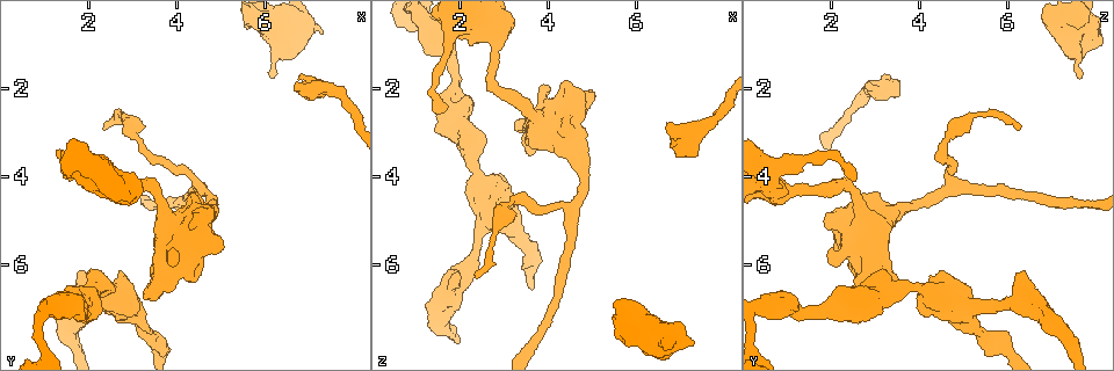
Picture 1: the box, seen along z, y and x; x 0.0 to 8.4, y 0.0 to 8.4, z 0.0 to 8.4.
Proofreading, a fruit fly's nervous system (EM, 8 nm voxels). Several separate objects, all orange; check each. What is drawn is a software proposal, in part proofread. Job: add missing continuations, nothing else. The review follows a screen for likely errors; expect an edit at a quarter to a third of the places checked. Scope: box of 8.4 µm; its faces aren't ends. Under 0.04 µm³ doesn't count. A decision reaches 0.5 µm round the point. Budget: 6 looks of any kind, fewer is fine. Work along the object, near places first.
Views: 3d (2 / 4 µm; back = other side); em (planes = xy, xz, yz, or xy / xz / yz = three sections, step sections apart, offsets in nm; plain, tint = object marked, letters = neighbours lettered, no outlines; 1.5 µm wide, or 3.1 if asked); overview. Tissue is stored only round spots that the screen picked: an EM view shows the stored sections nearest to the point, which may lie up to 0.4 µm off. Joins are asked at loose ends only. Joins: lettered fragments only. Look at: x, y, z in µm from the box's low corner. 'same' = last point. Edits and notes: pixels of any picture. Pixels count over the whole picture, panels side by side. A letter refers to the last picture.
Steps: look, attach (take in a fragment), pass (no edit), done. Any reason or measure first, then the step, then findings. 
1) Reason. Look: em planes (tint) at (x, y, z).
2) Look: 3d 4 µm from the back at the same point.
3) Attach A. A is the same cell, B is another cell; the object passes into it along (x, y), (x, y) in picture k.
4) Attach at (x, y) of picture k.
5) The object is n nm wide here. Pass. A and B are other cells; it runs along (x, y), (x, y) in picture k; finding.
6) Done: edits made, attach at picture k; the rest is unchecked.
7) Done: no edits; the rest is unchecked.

An open end. Look: em planes (letters) at (1.80, 6.15, 6.40).

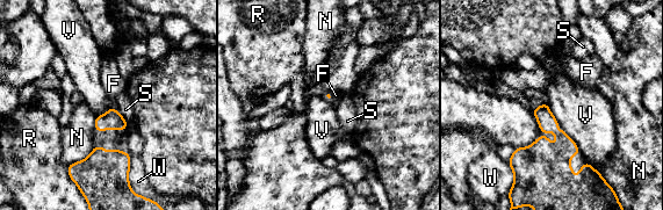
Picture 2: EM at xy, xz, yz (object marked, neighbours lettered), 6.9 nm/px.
Pass. F, N, R, S, V and W are other cells; a border runs along (563, 129), (581, 153) in picture 2; none of them fits.

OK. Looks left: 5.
Free end. Look: em planes (letters) at (6.75, 1.90, 2.75).

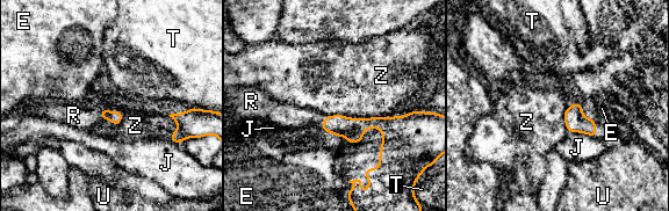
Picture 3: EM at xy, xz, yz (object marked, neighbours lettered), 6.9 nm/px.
Attach R. R is the same cell, E, J, T, U and Z are other cells; the object passes into it along (352, 129), (324, 123), (290, 116) in picture 3; the neuron continues.

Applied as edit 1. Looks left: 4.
Look: overview.

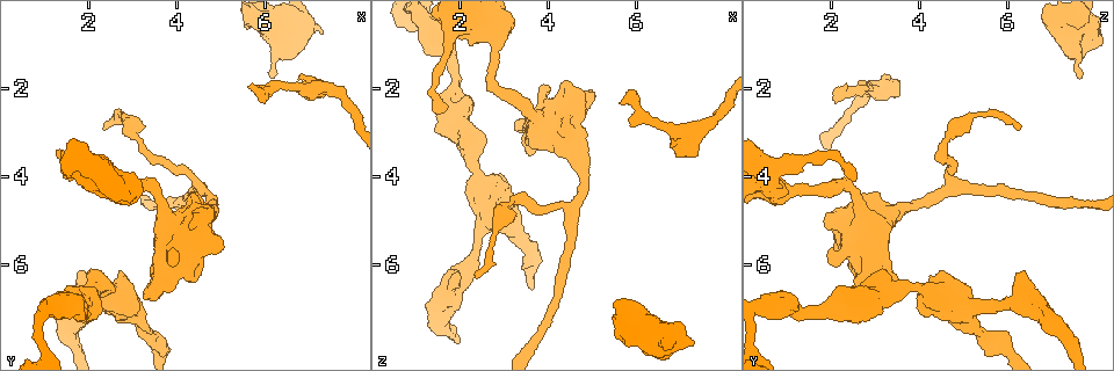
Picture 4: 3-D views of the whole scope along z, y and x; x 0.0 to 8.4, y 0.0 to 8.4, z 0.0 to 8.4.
Thin end. Look: em xz step 4 (tint) at (1.55, 4.15, 2.55).

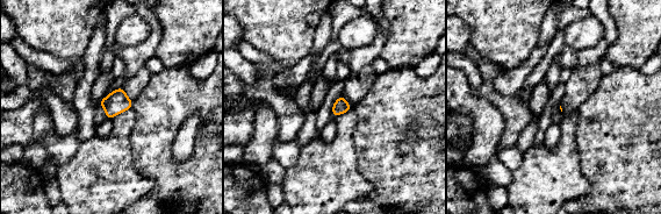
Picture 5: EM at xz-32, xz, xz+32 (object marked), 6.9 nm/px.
Look: em planes (letters) at the same point.

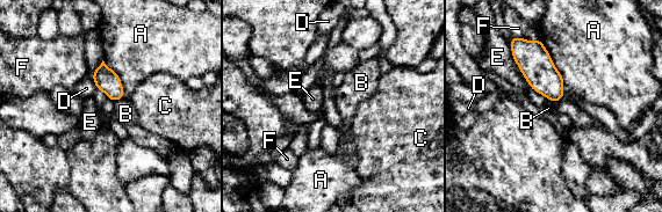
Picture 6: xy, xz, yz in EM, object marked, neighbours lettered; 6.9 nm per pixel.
The object is 140 nm wide here. Pass. A, B, C, D, E and F are other cells; a border runs along (123, 96), (114, 101) in picture 6; none of them fits.

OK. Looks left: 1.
Done: edits made, attach at picture 3; the rest is unchecked.

